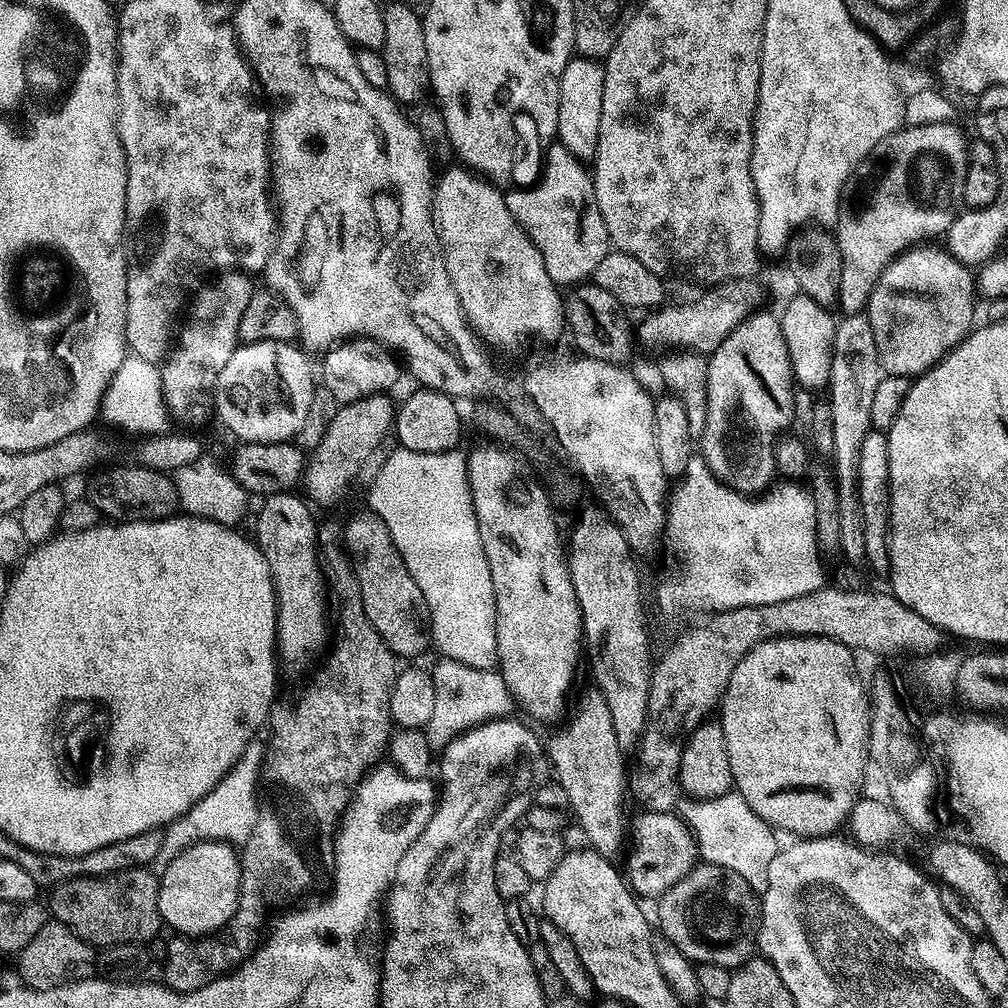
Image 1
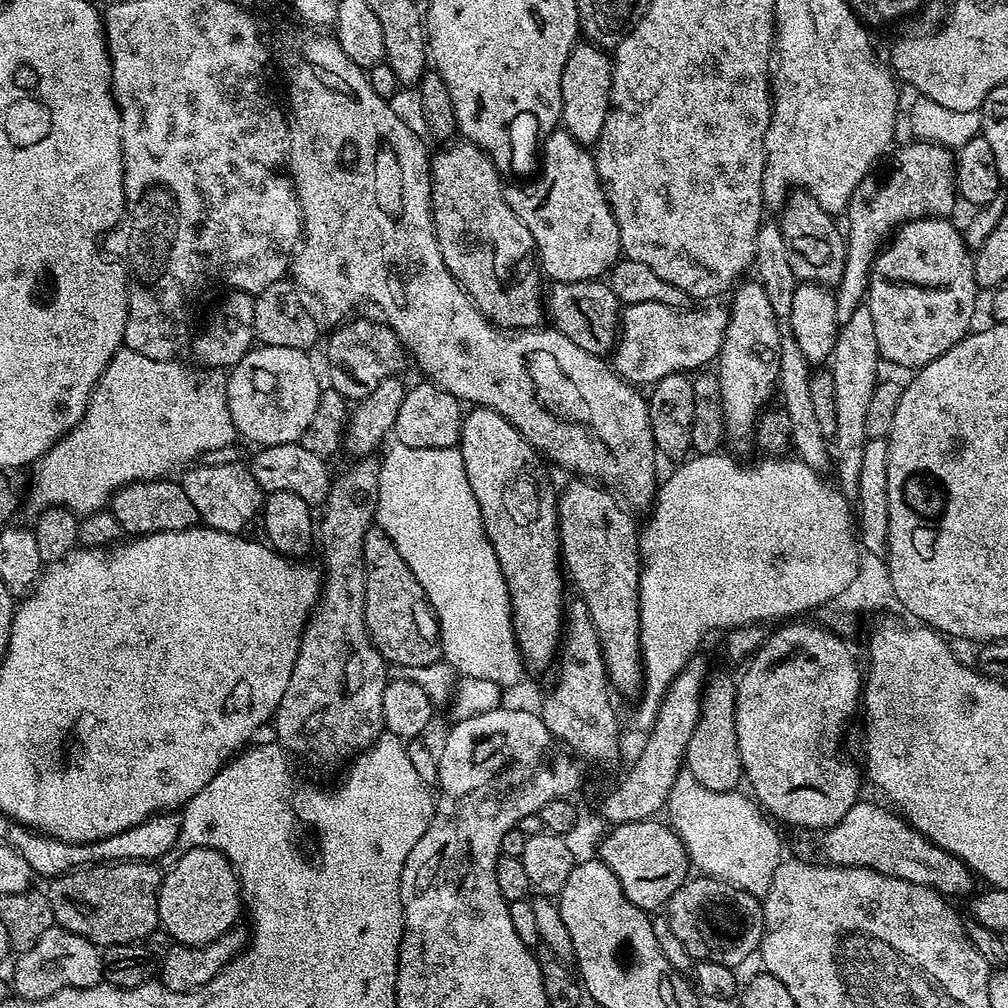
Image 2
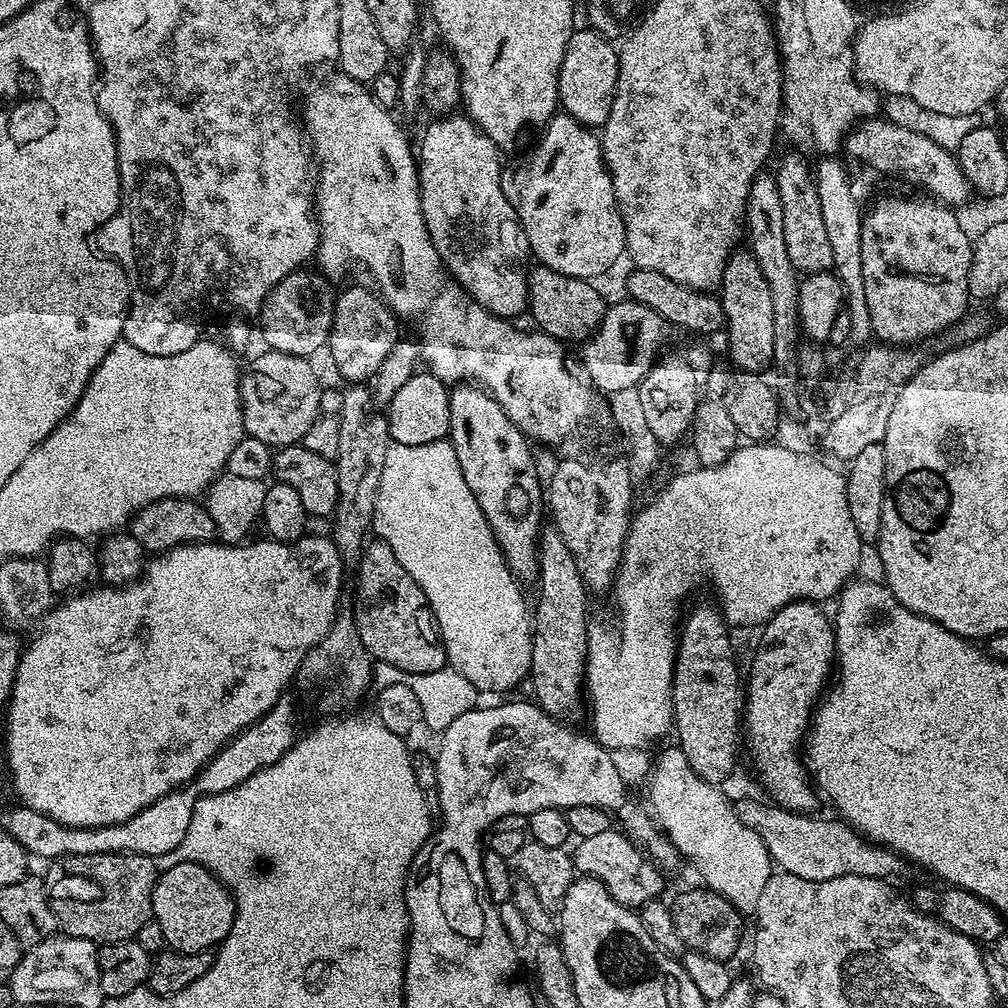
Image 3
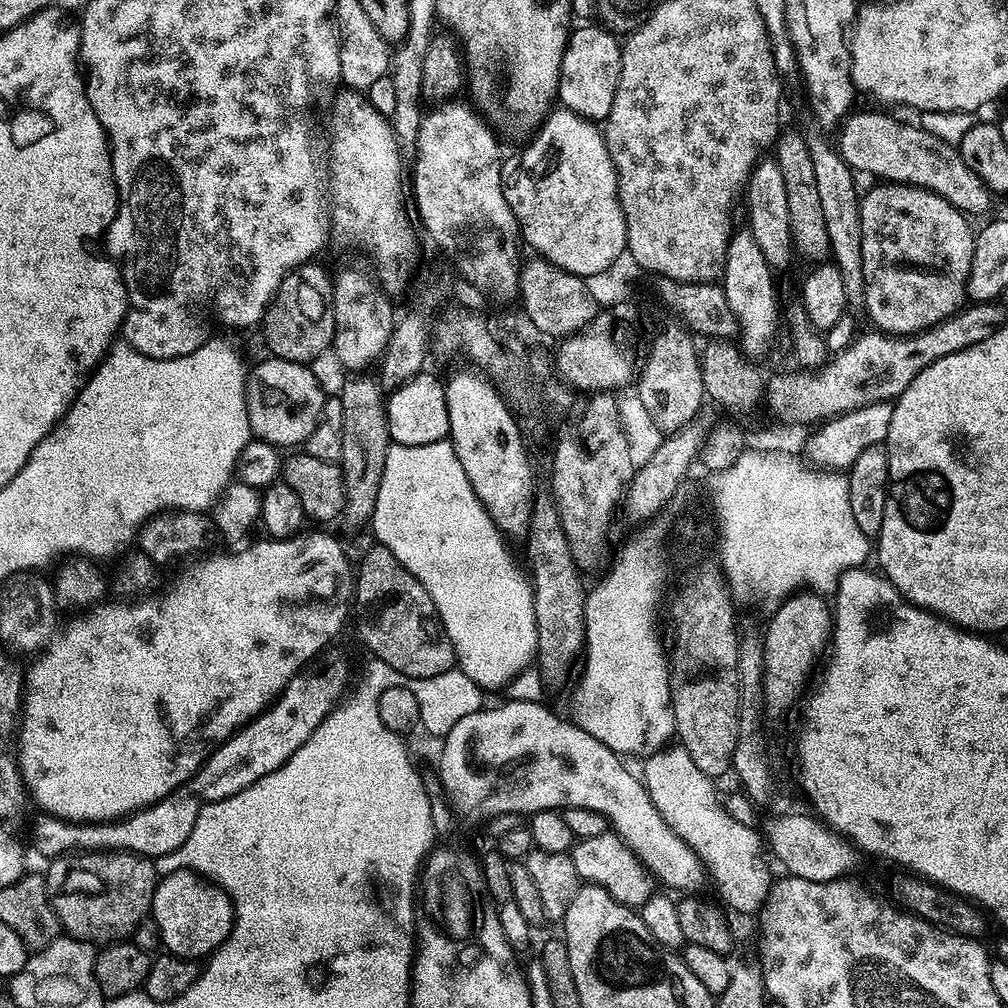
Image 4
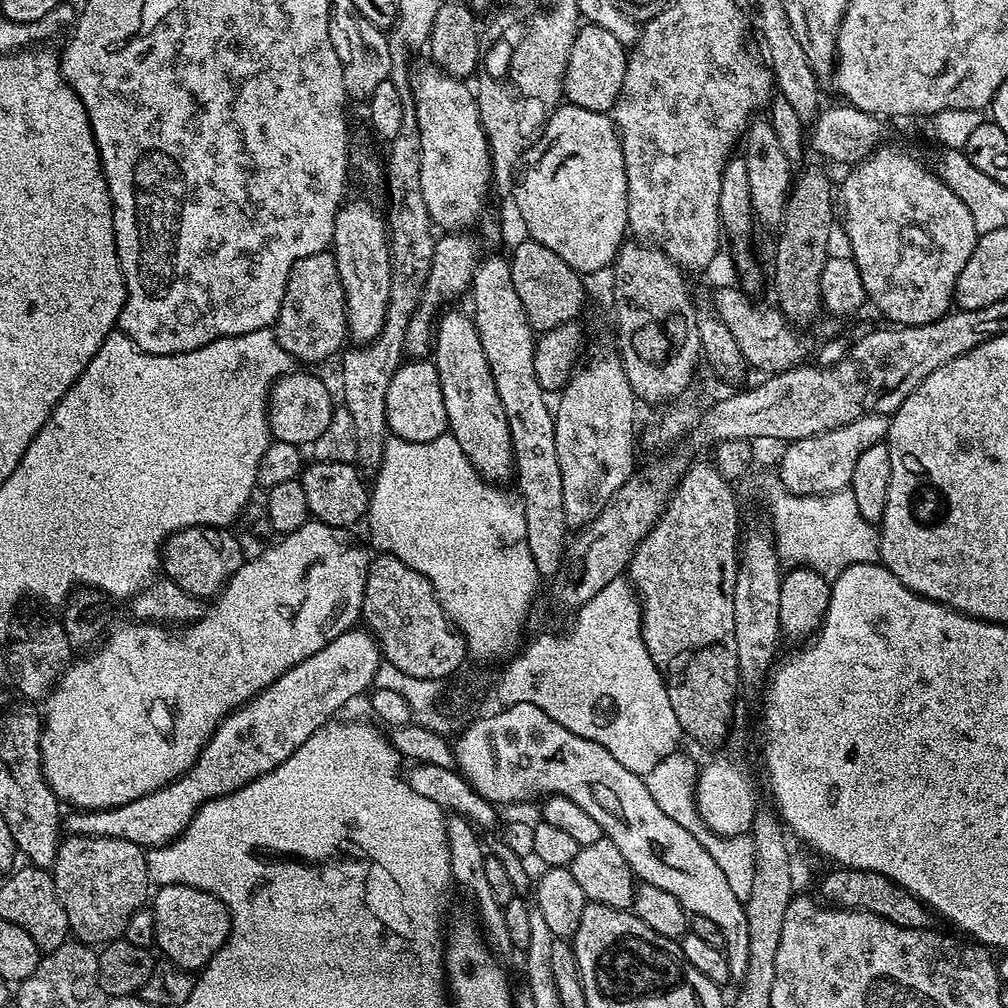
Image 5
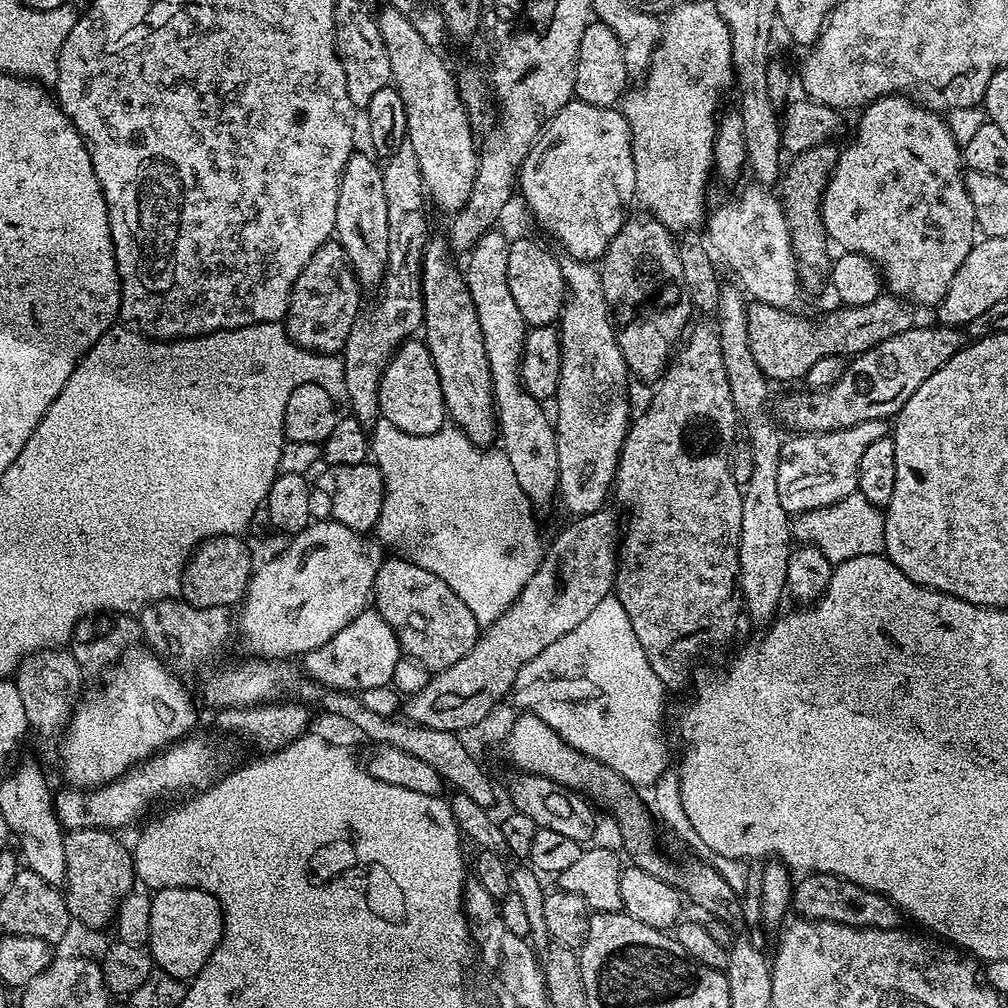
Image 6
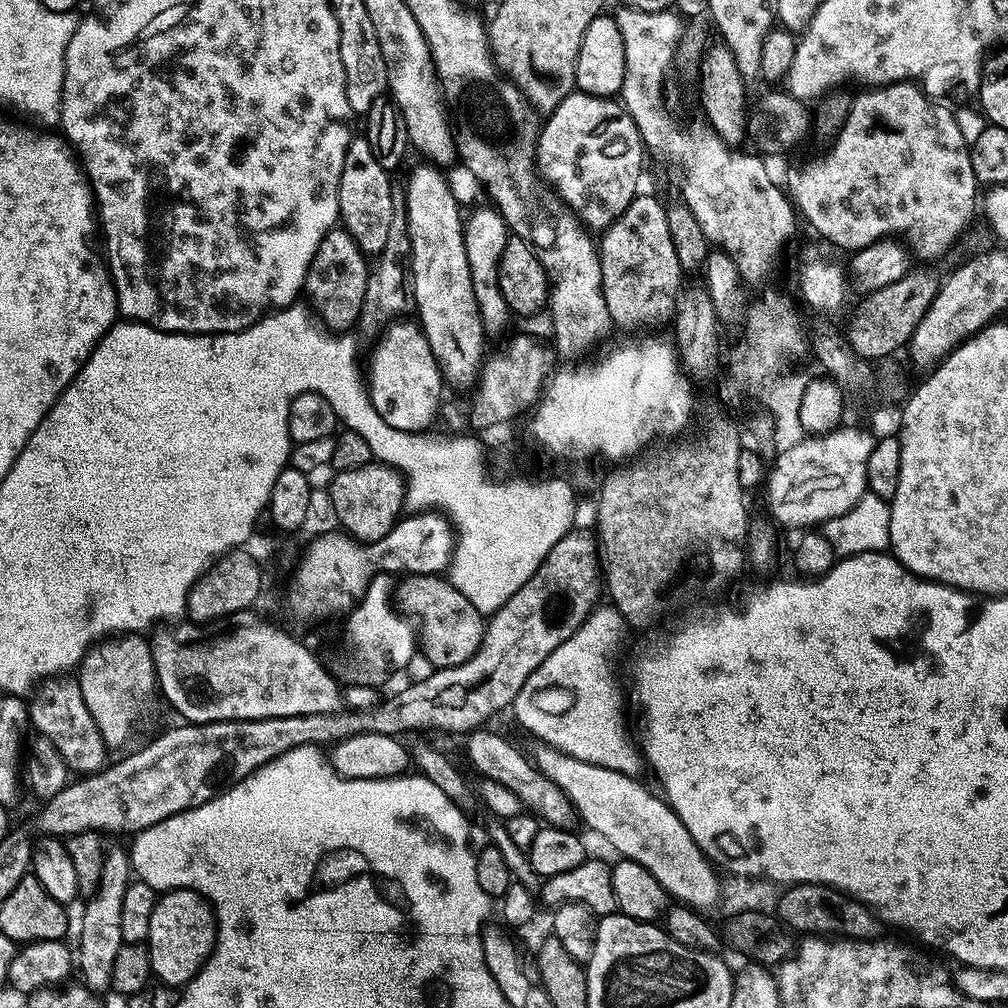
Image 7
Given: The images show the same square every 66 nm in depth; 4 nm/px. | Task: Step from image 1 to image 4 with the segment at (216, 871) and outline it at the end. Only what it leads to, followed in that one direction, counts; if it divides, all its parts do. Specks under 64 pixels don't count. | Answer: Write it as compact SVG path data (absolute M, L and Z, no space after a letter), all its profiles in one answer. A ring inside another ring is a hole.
M187 870L157 879L150 917L160 931L161 945L171 955L194 961L207 958L216 951L230 934L234 919L231 898L215 884Z

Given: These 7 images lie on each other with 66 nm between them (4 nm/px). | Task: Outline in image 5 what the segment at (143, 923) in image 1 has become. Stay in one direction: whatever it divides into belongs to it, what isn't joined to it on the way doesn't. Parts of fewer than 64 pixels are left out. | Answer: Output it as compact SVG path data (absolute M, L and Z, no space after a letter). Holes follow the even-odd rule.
M65 835L50 871L71 935L81 944L103 946L121 939L131 916L150 900L145 849L122 838Z

